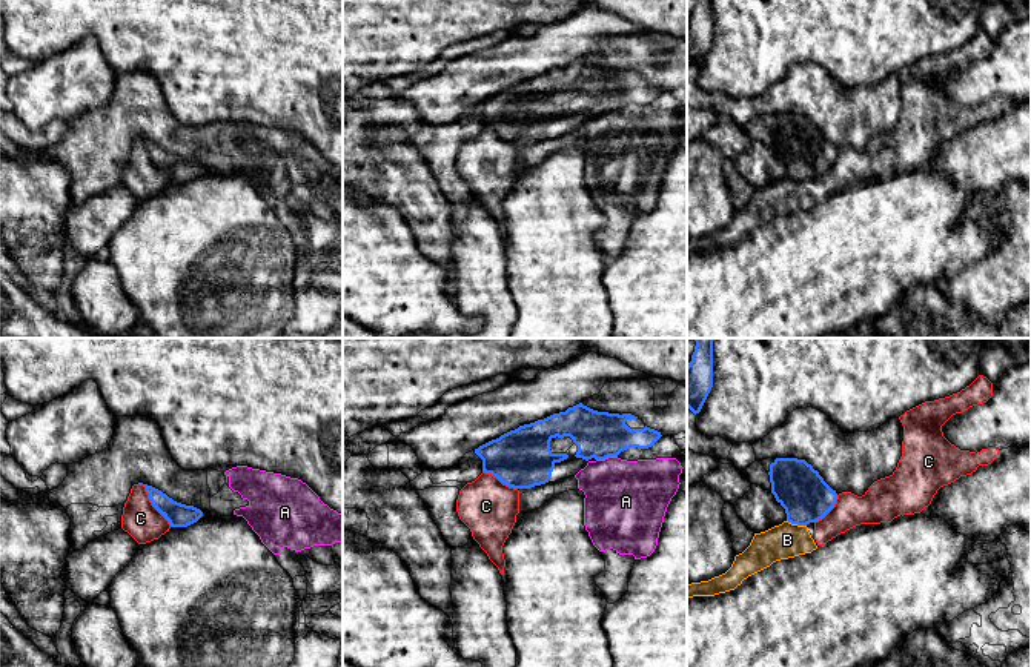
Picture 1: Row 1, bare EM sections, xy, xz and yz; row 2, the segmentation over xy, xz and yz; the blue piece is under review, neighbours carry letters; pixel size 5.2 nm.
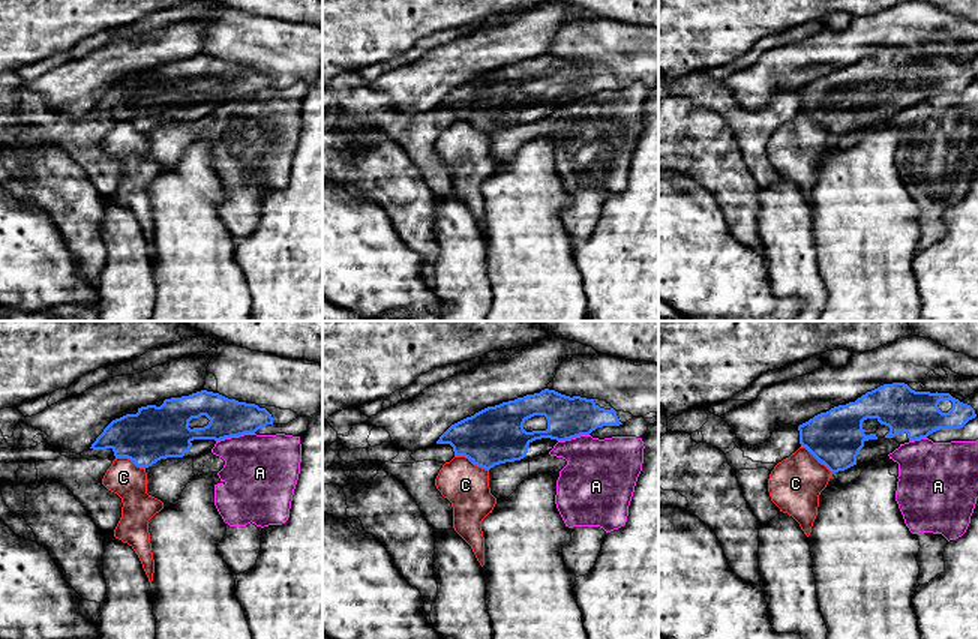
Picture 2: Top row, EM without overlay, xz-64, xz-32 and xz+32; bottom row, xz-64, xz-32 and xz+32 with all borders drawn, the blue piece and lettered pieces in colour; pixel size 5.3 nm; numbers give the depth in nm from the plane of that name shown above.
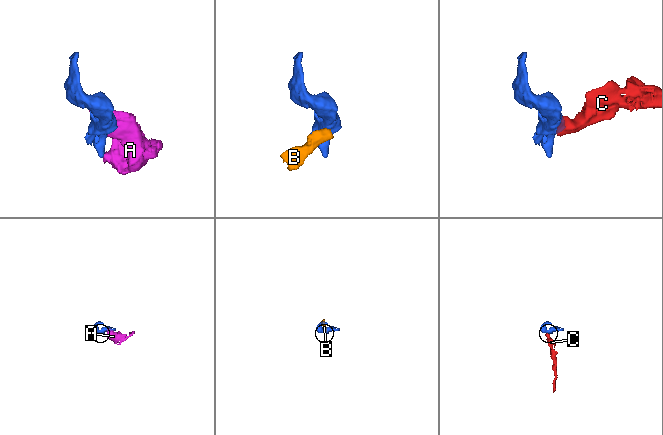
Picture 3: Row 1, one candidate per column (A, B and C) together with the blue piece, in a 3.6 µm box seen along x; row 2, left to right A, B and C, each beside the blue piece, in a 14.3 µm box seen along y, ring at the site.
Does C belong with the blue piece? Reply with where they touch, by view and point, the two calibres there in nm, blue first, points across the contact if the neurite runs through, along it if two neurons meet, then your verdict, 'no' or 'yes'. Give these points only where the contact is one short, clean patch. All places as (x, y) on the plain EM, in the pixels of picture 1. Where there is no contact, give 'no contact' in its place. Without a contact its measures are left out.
contact xy (152, 160); calibres 130 and 190 nm; border xy (139, 139), (145, 143), (151, 160), (171, 182); no

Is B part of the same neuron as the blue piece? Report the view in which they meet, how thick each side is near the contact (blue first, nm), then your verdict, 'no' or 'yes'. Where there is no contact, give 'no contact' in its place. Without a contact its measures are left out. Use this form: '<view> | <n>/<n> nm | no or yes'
yz | 260/180 nm | no

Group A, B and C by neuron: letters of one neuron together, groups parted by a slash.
A / B C

